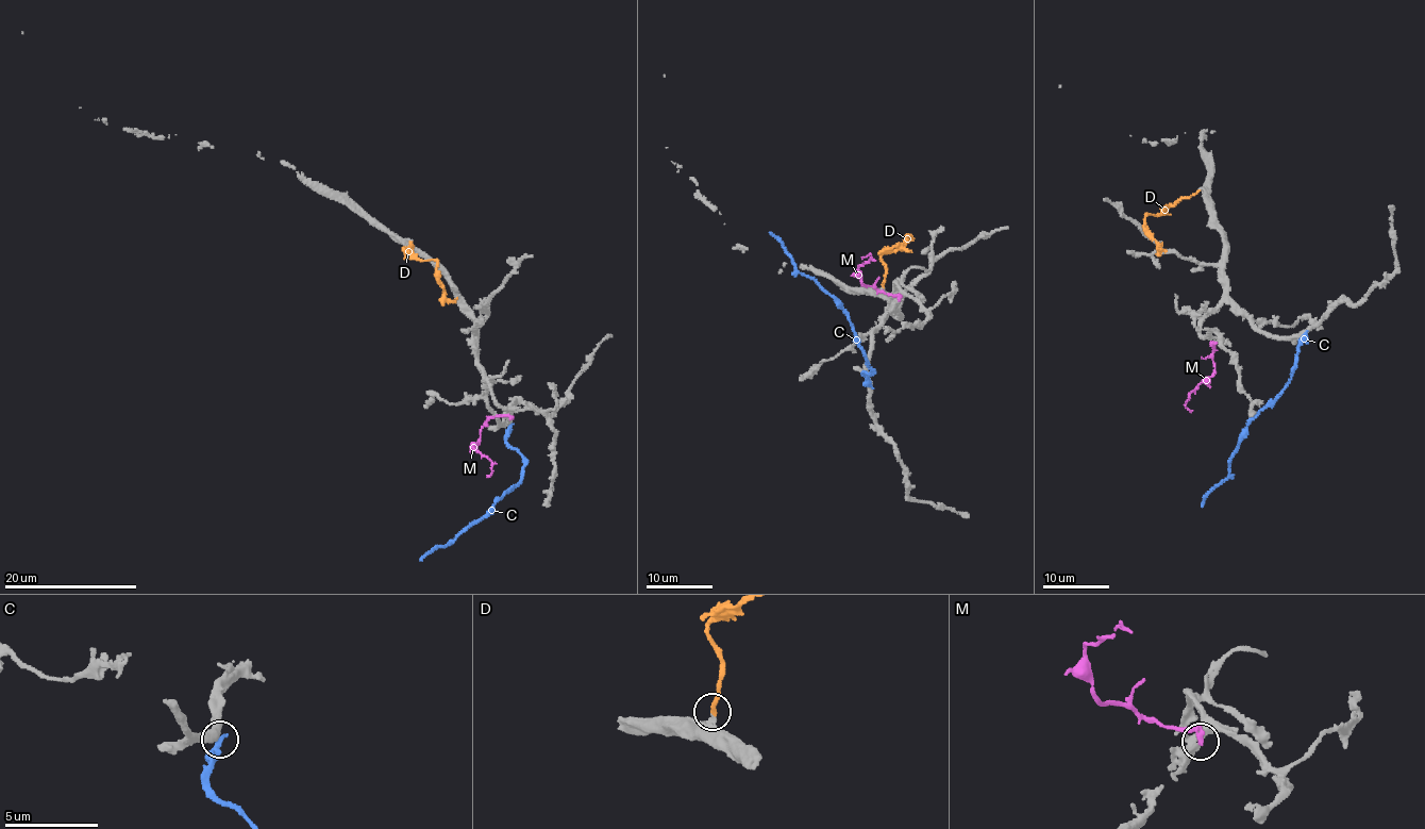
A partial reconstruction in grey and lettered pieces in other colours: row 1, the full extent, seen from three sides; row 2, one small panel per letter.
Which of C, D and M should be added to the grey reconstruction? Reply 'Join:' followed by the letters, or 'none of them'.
Join: D

